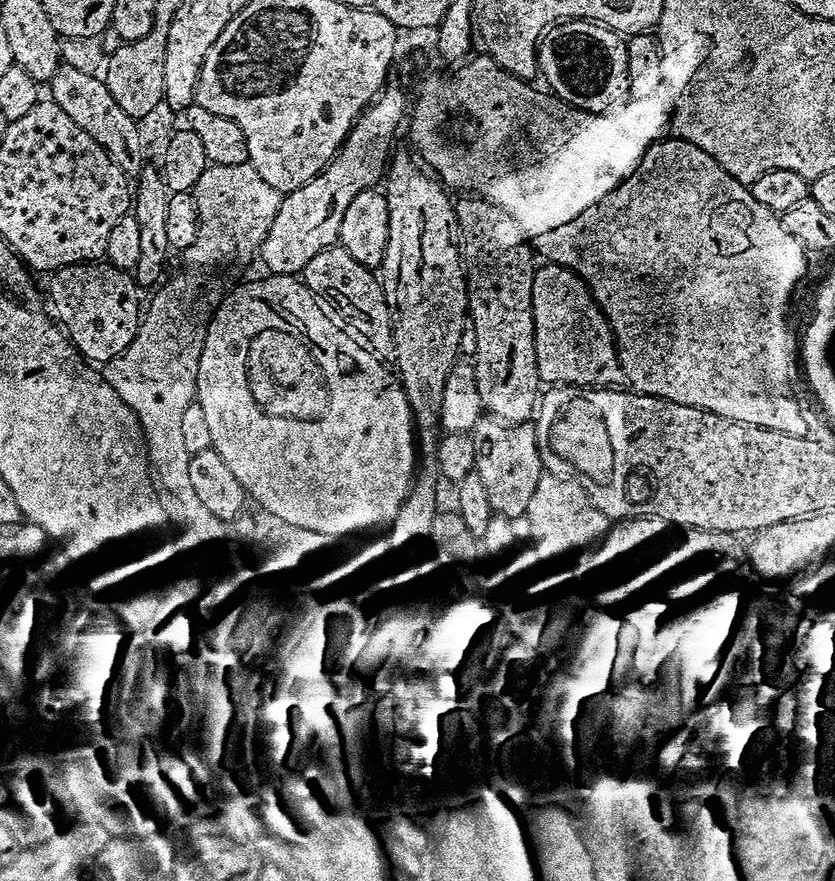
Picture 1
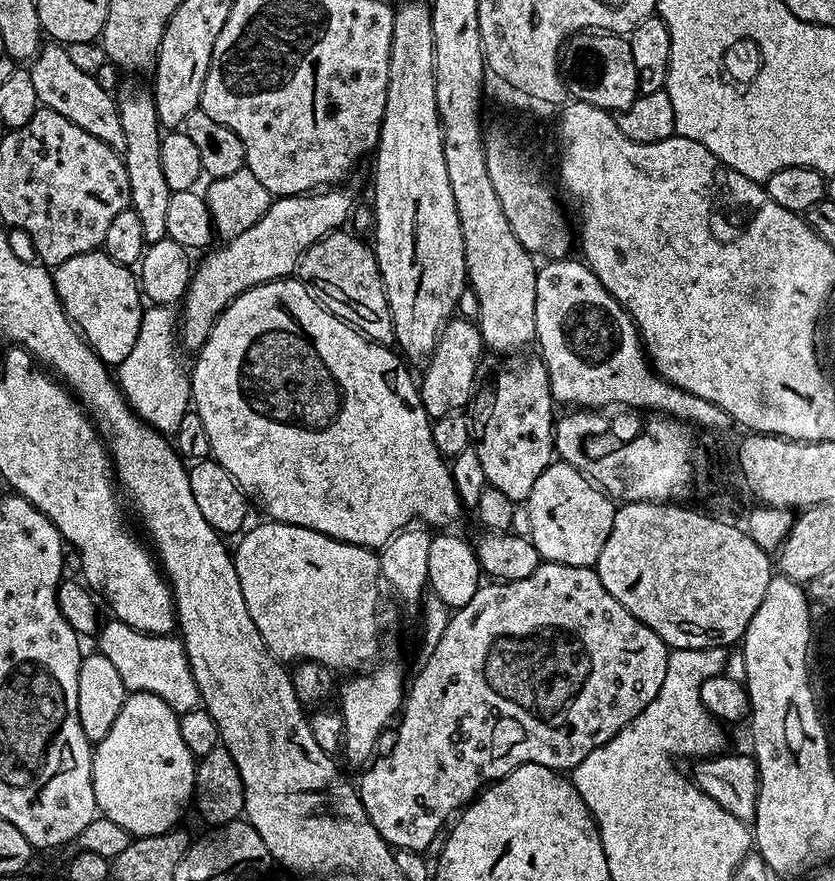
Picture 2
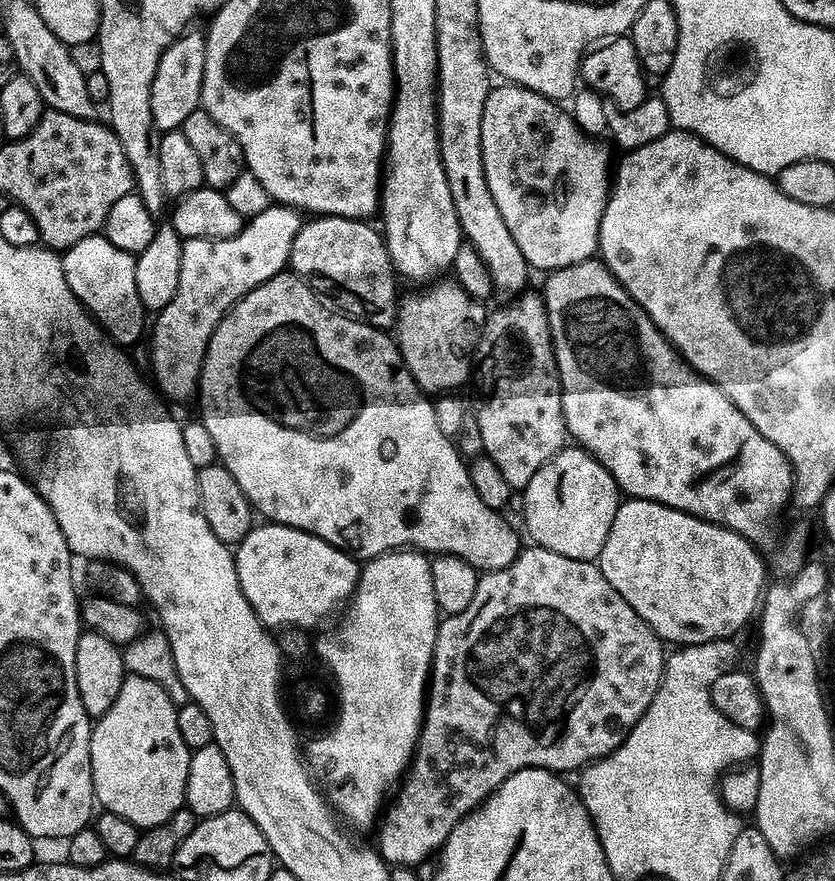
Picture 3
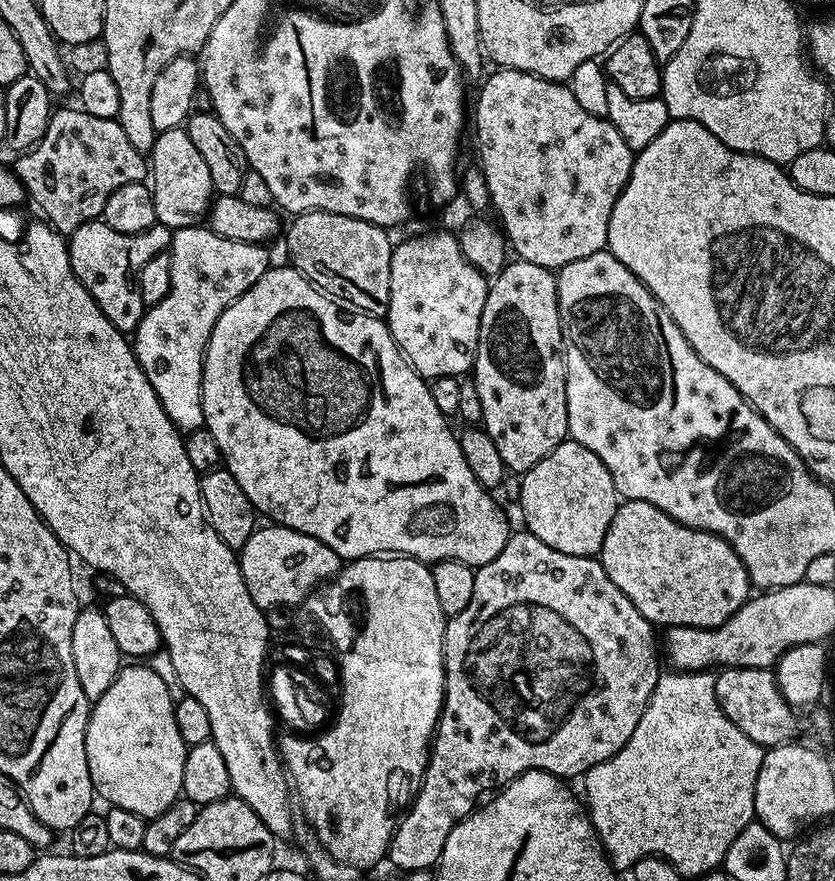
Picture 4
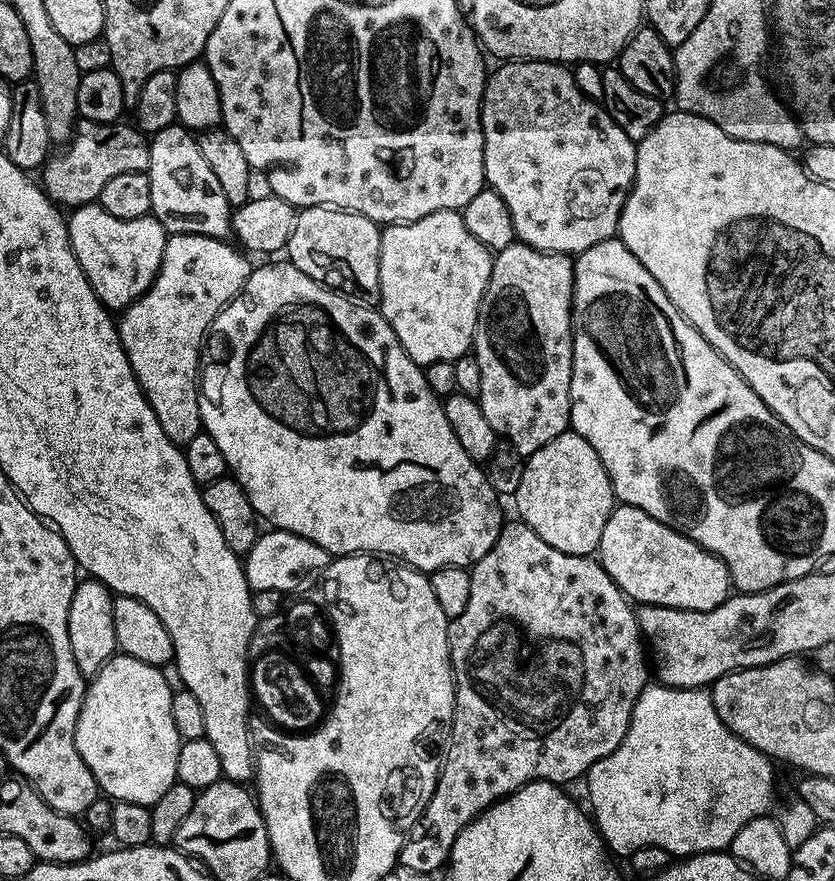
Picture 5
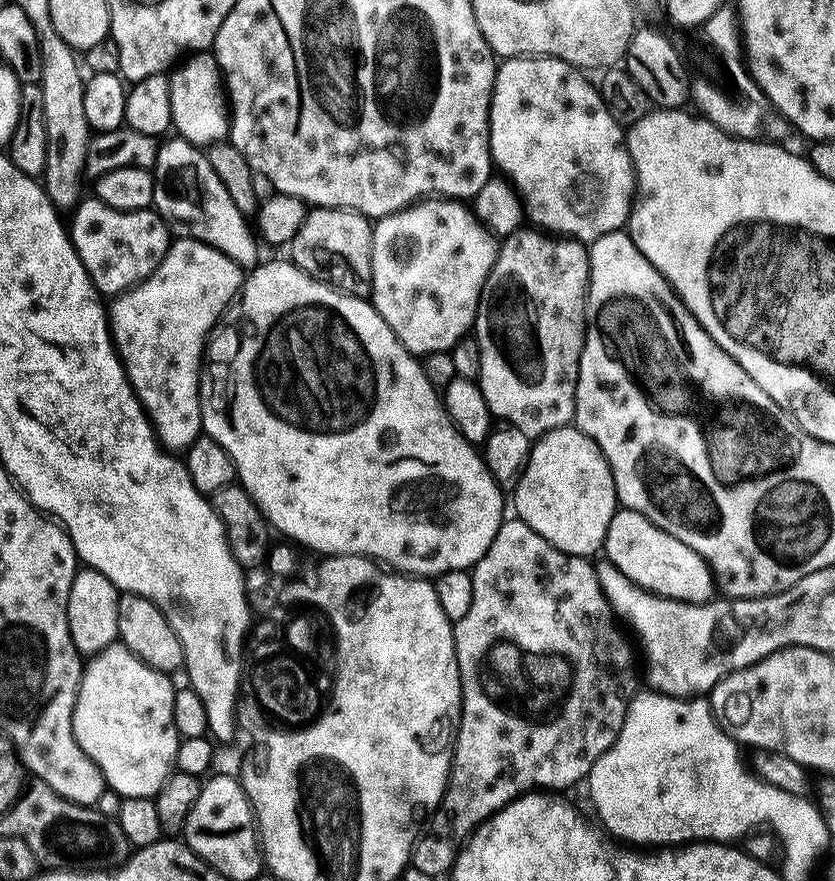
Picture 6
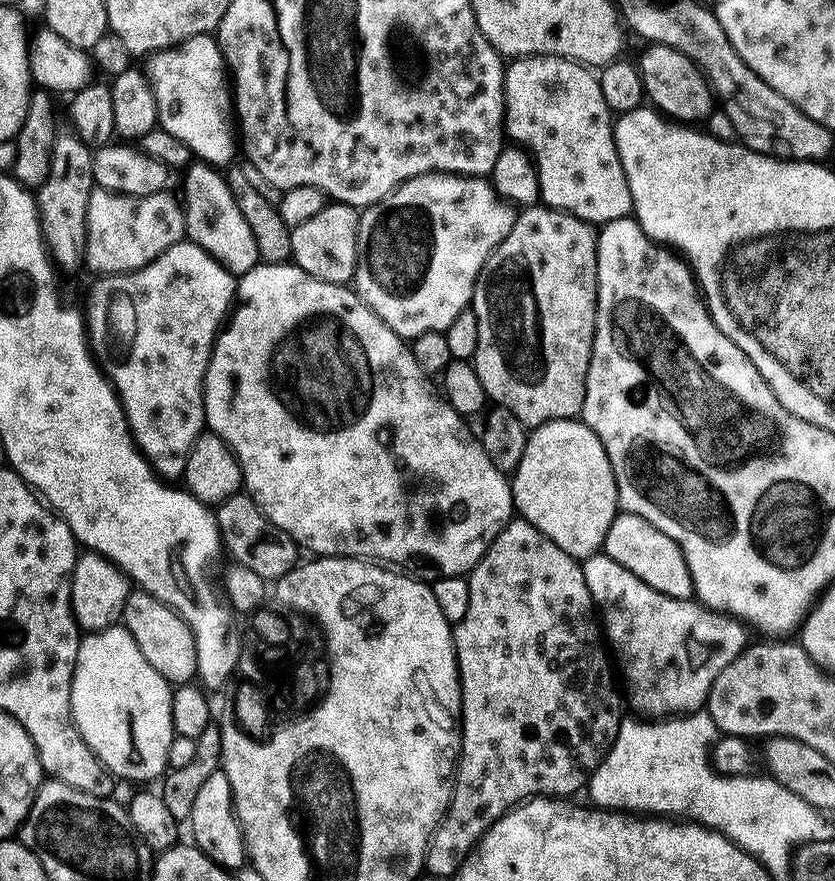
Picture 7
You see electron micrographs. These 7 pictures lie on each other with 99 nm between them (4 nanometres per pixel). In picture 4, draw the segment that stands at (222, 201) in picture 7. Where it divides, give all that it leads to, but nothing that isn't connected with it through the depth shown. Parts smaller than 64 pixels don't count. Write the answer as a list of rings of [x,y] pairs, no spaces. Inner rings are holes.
[[[183,127],[171,128],[157,135],[150,153],[150,187],[158,224],[173,230],[190,228],[207,217],[214,199],[210,170]]]

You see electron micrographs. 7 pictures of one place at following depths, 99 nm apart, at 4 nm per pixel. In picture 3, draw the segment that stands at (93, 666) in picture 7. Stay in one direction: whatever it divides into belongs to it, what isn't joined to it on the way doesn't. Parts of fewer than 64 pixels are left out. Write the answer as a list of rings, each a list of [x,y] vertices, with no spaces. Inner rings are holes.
[[[128,674],[122,682],[122,690],[118,690],[118,698],[114,698],[114,706],[92,726],[90,762],[95,803],[105,812],[122,814],[122,818],[134,822],[141,830],[166,822],[178,809],[185,807],[184,787],[192,752],[178,732],[177,707],[158,682]]]

